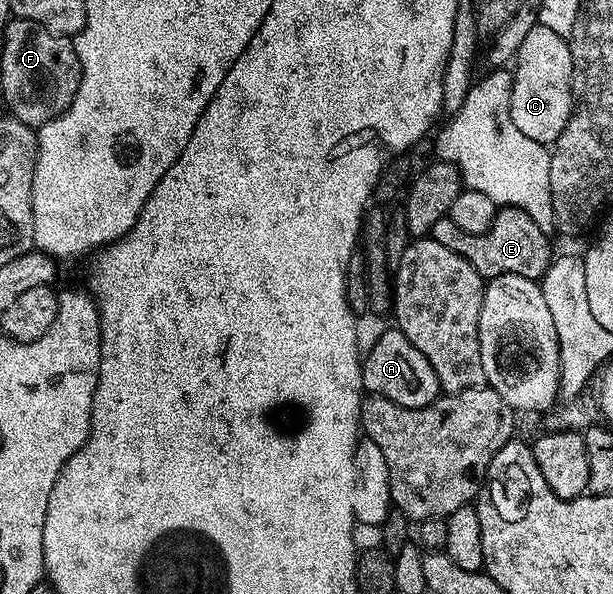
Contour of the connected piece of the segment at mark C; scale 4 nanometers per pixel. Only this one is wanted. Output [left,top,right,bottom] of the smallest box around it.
[510,25,574,144]

